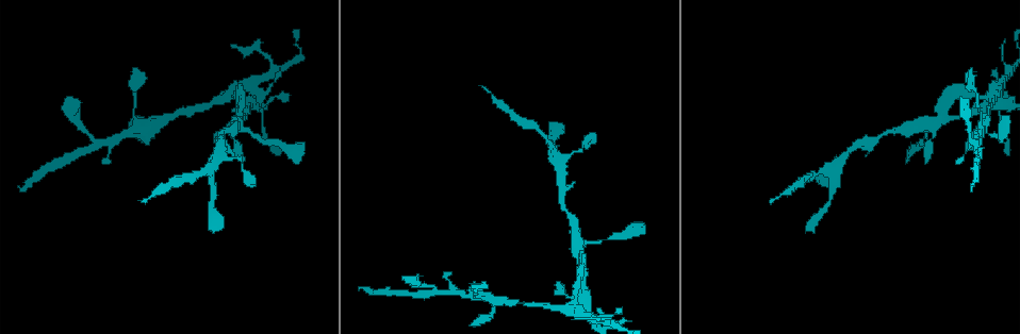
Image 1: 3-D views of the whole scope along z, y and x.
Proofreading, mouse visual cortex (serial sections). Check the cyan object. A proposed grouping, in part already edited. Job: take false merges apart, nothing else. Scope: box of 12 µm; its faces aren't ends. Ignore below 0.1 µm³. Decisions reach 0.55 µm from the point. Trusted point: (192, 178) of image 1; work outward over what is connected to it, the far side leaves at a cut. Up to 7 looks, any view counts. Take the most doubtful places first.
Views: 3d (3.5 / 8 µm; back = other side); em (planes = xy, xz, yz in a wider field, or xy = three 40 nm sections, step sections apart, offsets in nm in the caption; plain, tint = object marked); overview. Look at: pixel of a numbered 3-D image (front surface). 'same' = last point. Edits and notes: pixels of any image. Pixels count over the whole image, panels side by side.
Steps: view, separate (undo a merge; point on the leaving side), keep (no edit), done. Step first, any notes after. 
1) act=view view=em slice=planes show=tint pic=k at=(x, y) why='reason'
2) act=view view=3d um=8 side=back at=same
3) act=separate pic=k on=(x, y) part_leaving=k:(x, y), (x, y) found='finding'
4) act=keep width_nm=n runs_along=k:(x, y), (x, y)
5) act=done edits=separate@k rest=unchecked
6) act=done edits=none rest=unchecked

act=view view=3d um=8 pic=1 at=(211, 170)

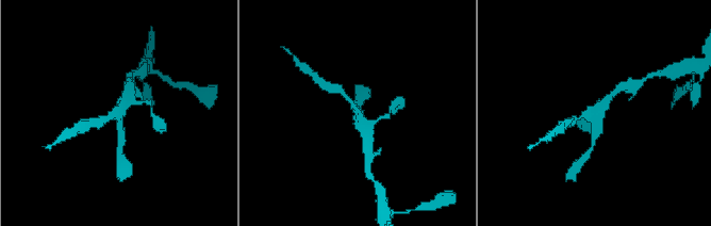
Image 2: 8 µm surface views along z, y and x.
act=view view=3d um=3.5 pic=2 at=(355, 112) why='zoom in'

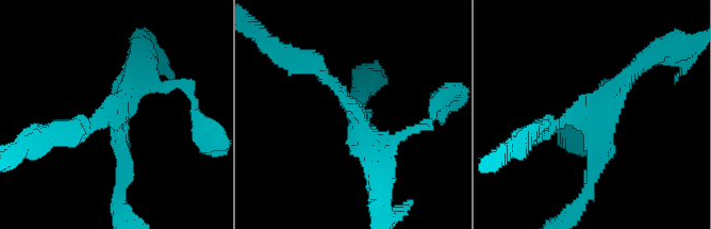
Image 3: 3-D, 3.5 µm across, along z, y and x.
act=keep runs_along=3:(539, 130), (596, 114), (634, 68) found='one cell here'

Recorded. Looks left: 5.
act=view view=3d um=3.5 pic=1 at=(579, 255) why='narrows sharply'

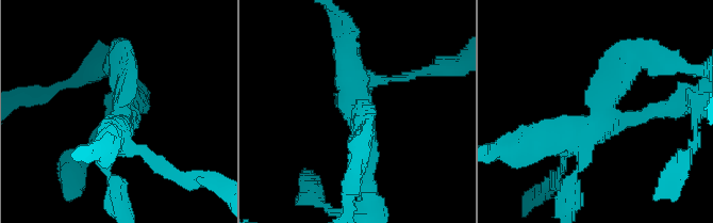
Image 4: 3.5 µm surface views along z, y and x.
act=view view=em slice=xy step=1 show=tint pic=4 at=(122, 118) why='now the EM'

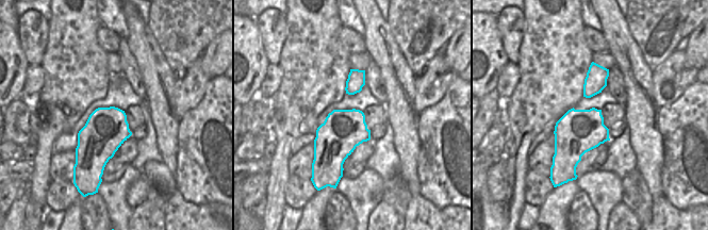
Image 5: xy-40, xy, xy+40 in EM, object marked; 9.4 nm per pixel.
act=keep runs_along=4:(539, 141), (591, 128), (636, 59) found='continuous, no second cell'

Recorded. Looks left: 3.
act=view view=3d um=3.5 pic=1 at=(568, 305) why='three-way junction'

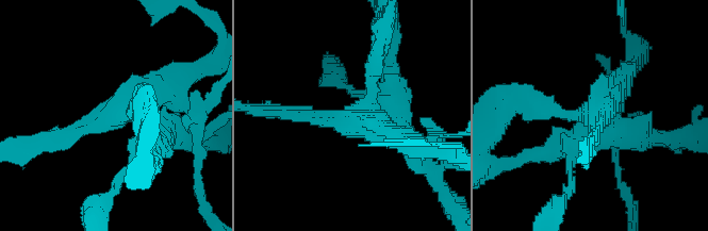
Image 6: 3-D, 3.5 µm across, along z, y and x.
act=view view=em slice=xy step=5 show=tint pic=6 at=(360, 112) arms=3 arm_widths_nm=200,250,350 why='now the EM'

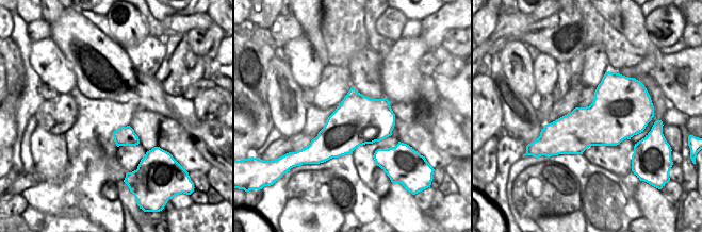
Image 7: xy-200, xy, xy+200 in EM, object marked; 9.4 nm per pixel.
act=keep found='all the same cell'

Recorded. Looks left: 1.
act=done edits=none rest=unchecked

